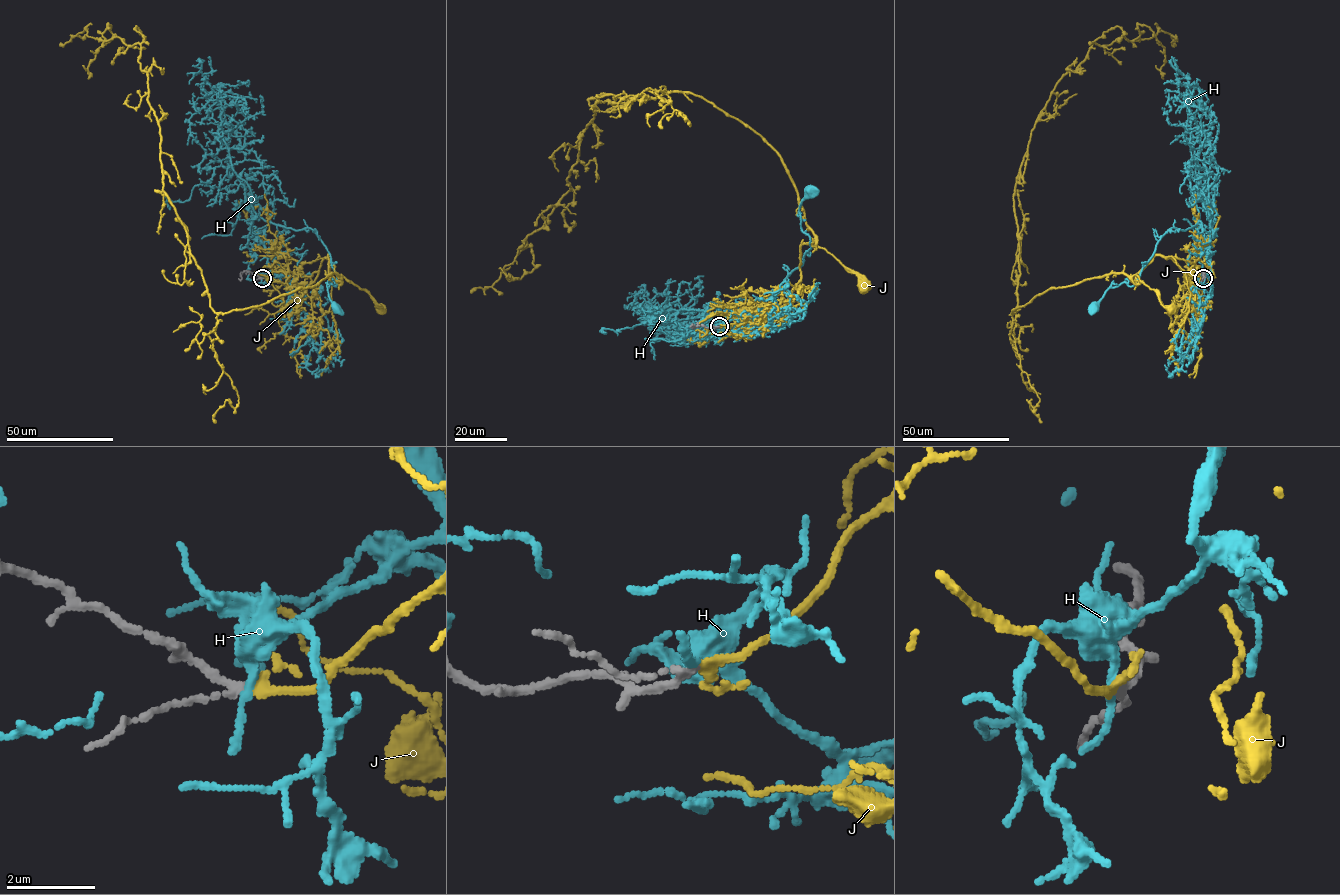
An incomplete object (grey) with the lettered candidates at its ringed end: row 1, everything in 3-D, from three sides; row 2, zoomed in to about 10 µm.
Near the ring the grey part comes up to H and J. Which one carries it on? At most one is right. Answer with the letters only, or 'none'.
J

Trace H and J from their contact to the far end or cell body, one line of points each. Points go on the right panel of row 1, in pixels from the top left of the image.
H: (1203, 278), (1208, 172), (1194, 158), (1198, 221), (1171, 228), (1132, 286), (1109, 288), (1094, 308)
J: (1203, 278), (1156, 255), (1135, 281), (1131, 277), (1136, 275), (1171, 307)

